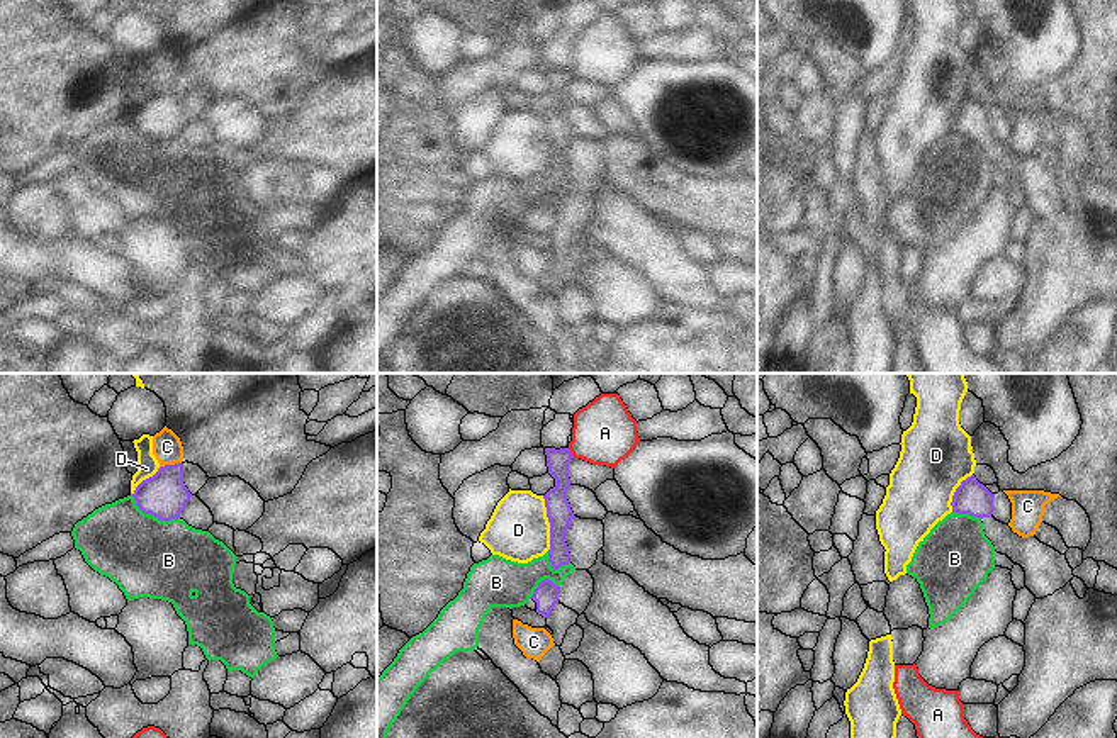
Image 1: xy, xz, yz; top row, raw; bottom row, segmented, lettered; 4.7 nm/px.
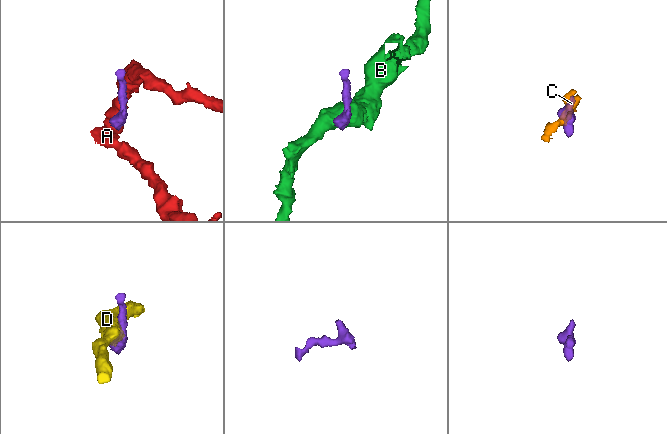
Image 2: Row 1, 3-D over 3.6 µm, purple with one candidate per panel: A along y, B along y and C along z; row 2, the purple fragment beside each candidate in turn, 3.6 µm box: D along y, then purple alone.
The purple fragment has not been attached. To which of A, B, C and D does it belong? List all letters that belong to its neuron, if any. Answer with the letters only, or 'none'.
none

